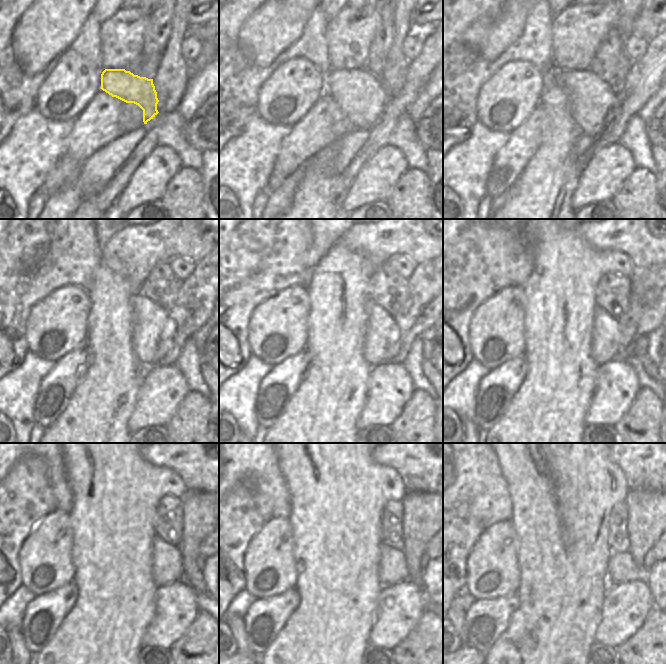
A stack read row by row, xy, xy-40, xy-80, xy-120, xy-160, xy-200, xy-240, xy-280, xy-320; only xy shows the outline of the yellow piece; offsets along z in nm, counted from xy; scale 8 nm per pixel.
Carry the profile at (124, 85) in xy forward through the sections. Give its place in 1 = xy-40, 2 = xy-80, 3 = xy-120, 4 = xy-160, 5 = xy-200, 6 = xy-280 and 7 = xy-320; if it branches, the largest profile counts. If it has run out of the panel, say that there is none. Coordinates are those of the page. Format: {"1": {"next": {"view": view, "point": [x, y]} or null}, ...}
{"1": {"next": {"view": "xy-40", "point": [362, 97]}}, "2": {"next": {"view": "xy-80", "point": [591, 97]}}, "3": {"next": {"view": "xy-120", "point": [149, 319]}}, "4": {"next": {"view": "xy-160", "point": [381, 344]}}, "5": {"next": {"view": "xy-200", "point": [606, 338]}}, "6": {"next": {"view": "xy-280", "point": [392, 565]}}, "7": {"next": {"view": "xy-320", "point": [621, 567]}}}

